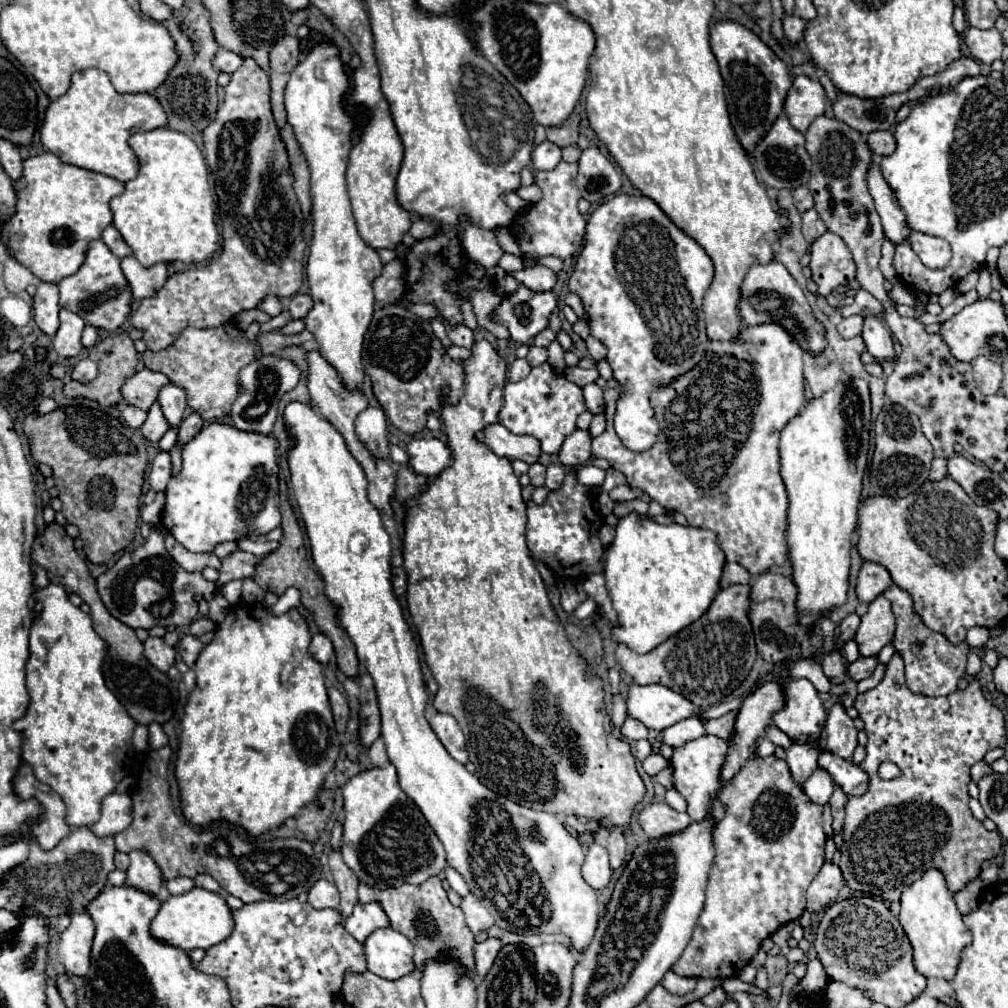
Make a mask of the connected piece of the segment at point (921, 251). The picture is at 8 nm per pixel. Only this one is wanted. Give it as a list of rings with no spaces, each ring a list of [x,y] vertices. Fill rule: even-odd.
[[[911,232],[911,248],[915,248],[917,256],[927,268],[945,268],[951,260],[951,248],[943,238],[927,236],[921,232]]]

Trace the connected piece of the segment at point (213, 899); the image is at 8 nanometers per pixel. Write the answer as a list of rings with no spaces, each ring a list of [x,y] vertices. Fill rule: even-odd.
[[[193,888],[191,892],[179,894],[179,896],[169,896],[157,916],[151,922],[151,936],[159,942],[171,944],[175,948],[181,948],[185,952],[193,948],[211,948],[219,944],[219,940],[225,940],[231,934],[231,910],[225,904],[223,896],[203,890],[203,888]]]

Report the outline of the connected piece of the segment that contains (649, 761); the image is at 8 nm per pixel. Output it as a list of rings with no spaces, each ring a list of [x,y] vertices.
[[[651,754],[649,758],[643,760],[643,770],[649,774],[649,776],[655,776],[659,770],[667,768],[667,760],[661,756],[661,754]]]

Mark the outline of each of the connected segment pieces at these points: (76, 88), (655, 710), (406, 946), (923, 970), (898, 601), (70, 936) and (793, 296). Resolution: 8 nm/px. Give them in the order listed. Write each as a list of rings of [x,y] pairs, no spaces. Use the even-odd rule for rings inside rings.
[[[97,68],[81,70],[71,76],[69,90],[59,96],[57,100],[51,100],[45,108],[43,124],[41,124],[41,144],[57,154],[65,164],[73,164],[85,170],[93,170],[111,178],[117,178],[119,182],[133,180],[139,172],[139,164],[135,164],[135,154],[131,148],[127,148],[127,140],[135,132],[147,132],[155,128],[167,126],[167,114],[163,112],[163,106],[159,100],[155,100],[151,94],[119,94],[115,88],[111,88],[109,76],[105,72],[99,72]]]
[[[629,684],[625,704],[629,718],[635,718],[657,732],[695,714],[695,706],[687,698],[671,692],[663,684]]]
[[[393,928],[375,930],[365,940],[365,952],[367,968],[385,980],[397,980],[415,968],[413,944]]]
[[[939,870],[925,872],[915,884],[909,886],[901,894],[901,914],[899,922],[913,946],[913,966],[919,974],[927,978],[941,978],[951,982],[957,966],[959,966],[959,952],[971,942],[971,932],[963,922],[961,912],[955,906],[953,894],[943,880]]]
[[[891,584],[883,596],[891,602],[893,614],[895,614],[895,636],[891,646],[895,652],[905,660],[905,682],[913,694],[923,694],[923,696],[947,696],[957,690],[959,680],[965,676],[965,664],[967,664],[967,654],[969,654],[969,644],[961,642],[957,646],[949,644],[949,640],[939,634],[929,630],[919,614],[913,610],[911,596],[903,592],[899,586]]]
[[[87,912],[73,914],[71,924],[61,932],[59,942],[59,960],[65,970],[73,976],[85,976],[89,970],[91,942],[93,942],[95,924]]]
[[[777,260],[765,264],[765,266],[753,266],[749,270],[749,274],[745,276],[745,282],[743,282],[743,296],[741,296],[739,308],[741,308],[743,322],[747,326],[759,326],[759,324],[767,324],[767,322],[781,324],[793,336],[793,342],[801,350],[809,352],[811,356],[823,354],[823,350],[827,346],[823,324],[813,316],[811,306],[809,306],[803,290],[799,288],[799,284],[793,280],[793,276],[787,272],[787,268]]]

